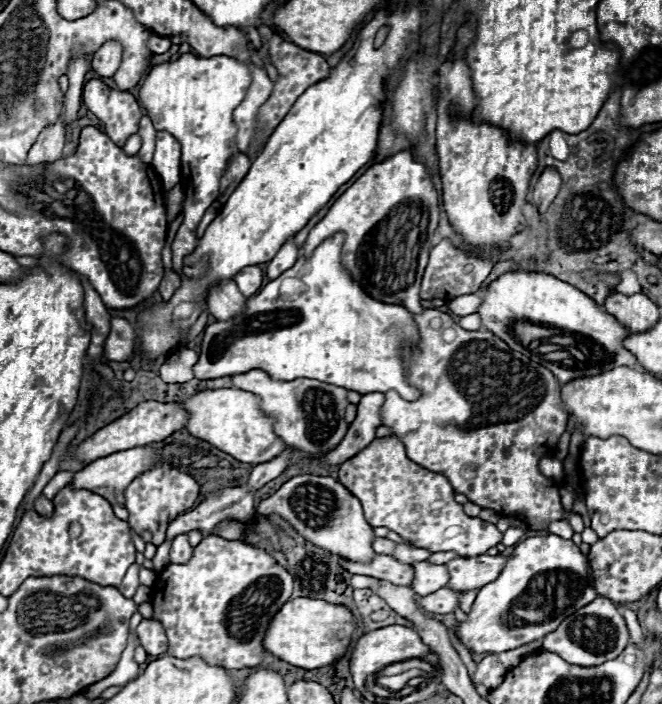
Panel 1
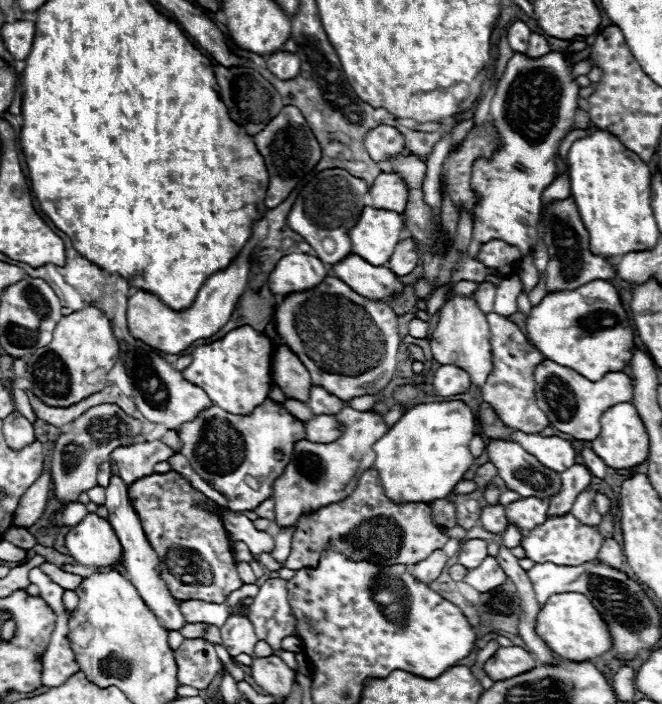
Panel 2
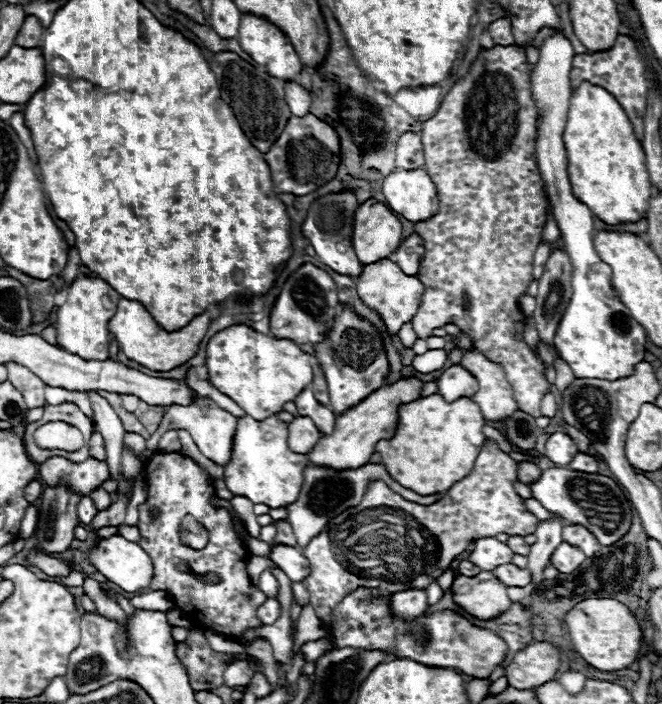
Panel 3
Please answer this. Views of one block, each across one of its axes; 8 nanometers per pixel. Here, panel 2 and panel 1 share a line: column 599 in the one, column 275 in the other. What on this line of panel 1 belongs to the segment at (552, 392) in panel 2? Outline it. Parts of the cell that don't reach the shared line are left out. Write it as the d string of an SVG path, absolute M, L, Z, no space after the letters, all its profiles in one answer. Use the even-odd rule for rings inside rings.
M248 370L244 374L232 376L234 388L248 390L260 398L260 410L274 420L274 432L288 446L294 446L300 452L310 454L312 458L324 456L334 450L344 438L348 424L344 422L346 388L338 388L320 380L296 378L296 380L270 380L270 376L262 370Z

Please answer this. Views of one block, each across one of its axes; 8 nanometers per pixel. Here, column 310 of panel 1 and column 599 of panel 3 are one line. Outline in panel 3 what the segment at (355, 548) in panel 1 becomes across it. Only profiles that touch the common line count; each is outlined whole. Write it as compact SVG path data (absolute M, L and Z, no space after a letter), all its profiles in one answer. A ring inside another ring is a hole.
M566 468L542 470L542 478L530 484L532 496L548 510L560 516L566 524L580 524L594 534L600 546L616 544L632 526L632 506L622 488L608 476L574 472Z

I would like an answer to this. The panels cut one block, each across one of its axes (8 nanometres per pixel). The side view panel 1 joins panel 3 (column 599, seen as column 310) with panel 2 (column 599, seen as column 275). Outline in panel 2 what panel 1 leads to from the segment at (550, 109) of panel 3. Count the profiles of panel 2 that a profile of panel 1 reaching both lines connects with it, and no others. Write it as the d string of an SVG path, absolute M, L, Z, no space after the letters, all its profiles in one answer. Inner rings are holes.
M592 280L580 286L578 290L562 290L562 292L546 294L540 304L532 306L530 314L524 320L524 326L526 326L528 340L542 352L546 360L568 366L592 382L600 380L608 372L624 370L632 360L632 352L630 352L634 346L632 324L620 302L616 288L604 280Z

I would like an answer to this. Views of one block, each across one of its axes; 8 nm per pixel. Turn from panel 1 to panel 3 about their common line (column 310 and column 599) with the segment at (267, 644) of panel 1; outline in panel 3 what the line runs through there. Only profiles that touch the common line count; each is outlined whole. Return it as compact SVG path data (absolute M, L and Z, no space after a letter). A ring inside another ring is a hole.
M588 598L576 604L568 616L568 630L574 650L594 668L614 672L636 662L642 646L642 630L632 610L614 598Z

